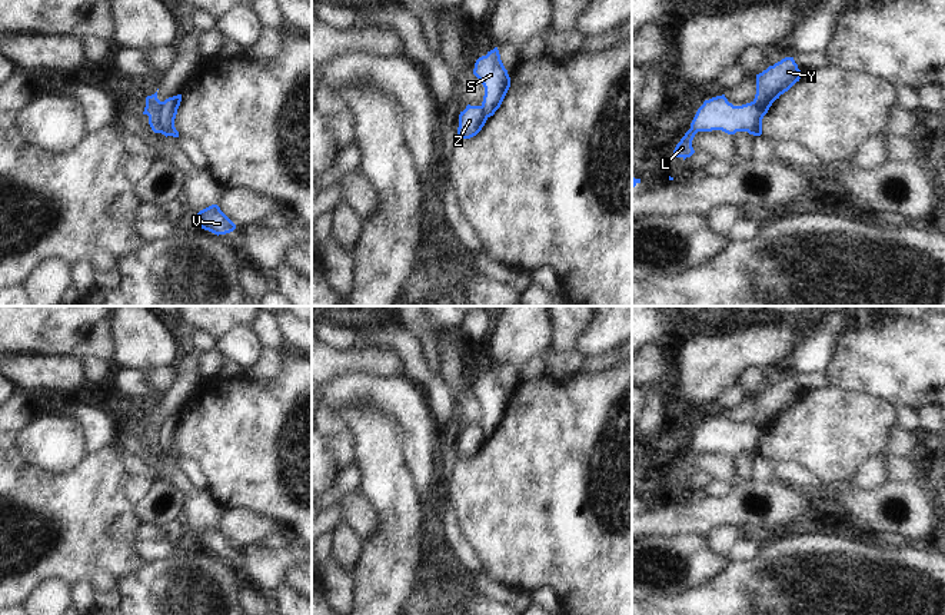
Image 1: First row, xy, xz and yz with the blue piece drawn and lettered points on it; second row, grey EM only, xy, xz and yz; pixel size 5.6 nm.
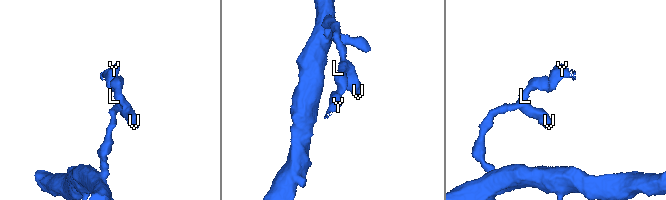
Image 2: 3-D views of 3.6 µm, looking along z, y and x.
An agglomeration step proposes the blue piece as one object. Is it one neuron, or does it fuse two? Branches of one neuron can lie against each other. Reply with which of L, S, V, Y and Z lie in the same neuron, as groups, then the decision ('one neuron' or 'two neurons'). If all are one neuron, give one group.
L S V / Y Z; two neurons

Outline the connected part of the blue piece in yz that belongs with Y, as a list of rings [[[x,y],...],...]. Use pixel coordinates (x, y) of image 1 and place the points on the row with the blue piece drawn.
[[[785,57],[756,74],[756,94],[753,104],[758,107],[759,116],[755,136],[762,134],[762,119],[772,103],[779,99],[781,94],[788,92],[796,82],[799,82],[799,79],[801,70],[798,69],[793,57]]]

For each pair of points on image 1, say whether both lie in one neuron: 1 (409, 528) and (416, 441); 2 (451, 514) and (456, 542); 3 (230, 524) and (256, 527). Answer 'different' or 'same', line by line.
1: different
2: same
3: same

